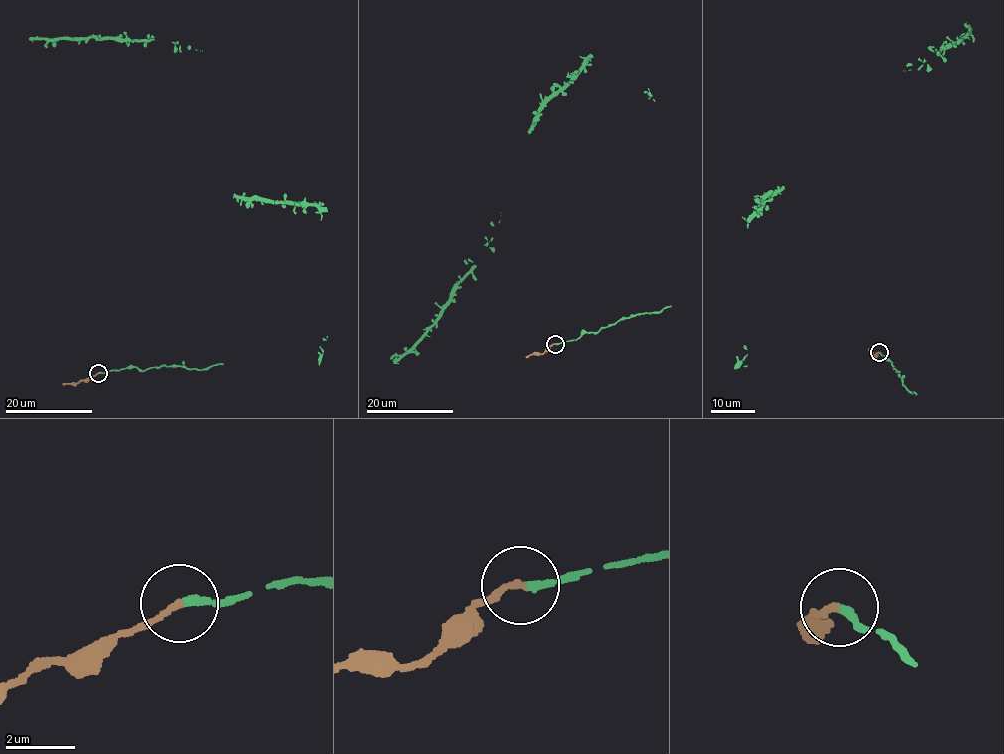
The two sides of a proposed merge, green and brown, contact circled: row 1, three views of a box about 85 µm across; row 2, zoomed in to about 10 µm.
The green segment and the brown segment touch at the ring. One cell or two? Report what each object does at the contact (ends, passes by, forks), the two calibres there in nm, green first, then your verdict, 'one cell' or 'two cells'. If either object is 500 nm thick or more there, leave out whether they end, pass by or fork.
green ends | brown ends | 200/160 nm | one cell

